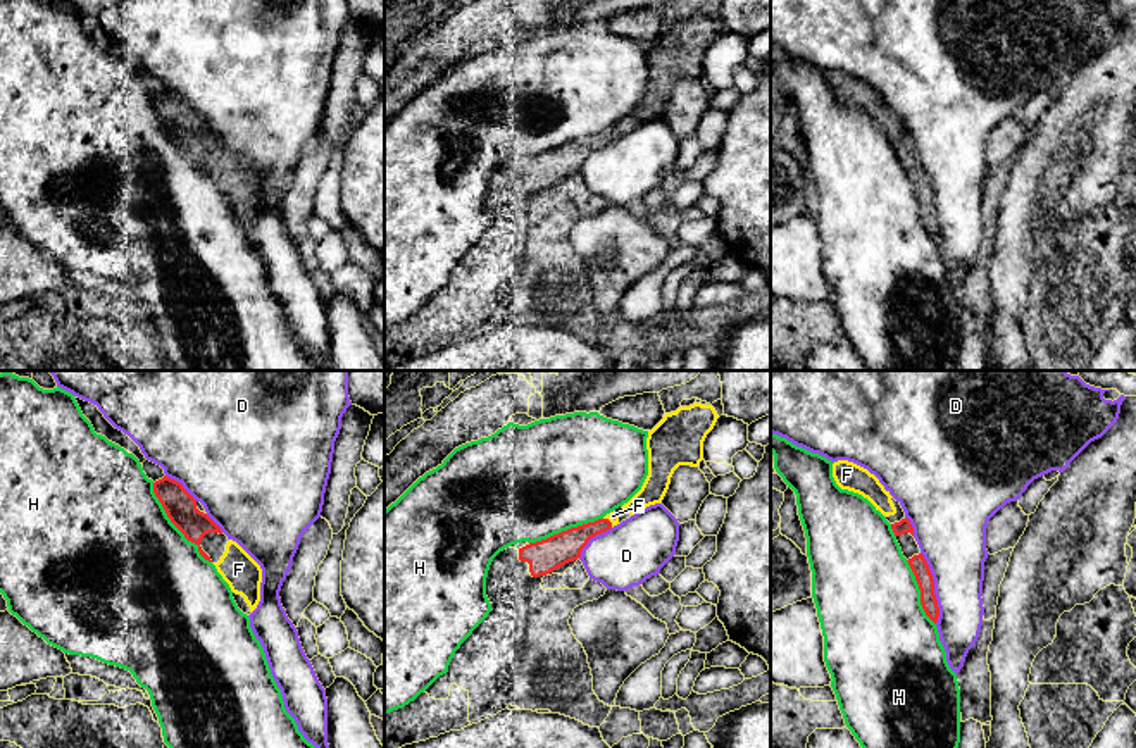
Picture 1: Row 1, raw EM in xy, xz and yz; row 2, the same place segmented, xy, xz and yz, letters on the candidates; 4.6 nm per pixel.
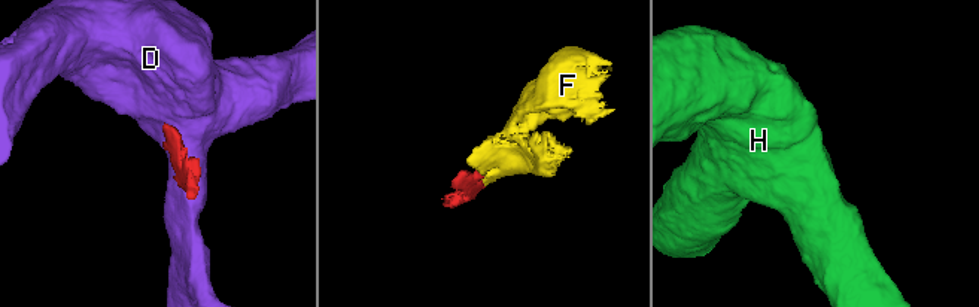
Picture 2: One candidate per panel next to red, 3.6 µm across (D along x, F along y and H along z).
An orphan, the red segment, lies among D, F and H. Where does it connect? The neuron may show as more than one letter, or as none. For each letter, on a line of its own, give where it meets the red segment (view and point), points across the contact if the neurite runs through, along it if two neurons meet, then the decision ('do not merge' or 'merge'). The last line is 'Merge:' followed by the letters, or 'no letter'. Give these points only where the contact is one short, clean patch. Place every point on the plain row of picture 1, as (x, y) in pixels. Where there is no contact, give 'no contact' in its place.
D: meets red in yz at (933, 202); do not merge
F: meets red in xz at (609, 135); runs through xz (566, 161), (583, 147), (609, 135), (612, 130); merge
H: meets red in xy at (173, 137); do not merge
Merge: F

